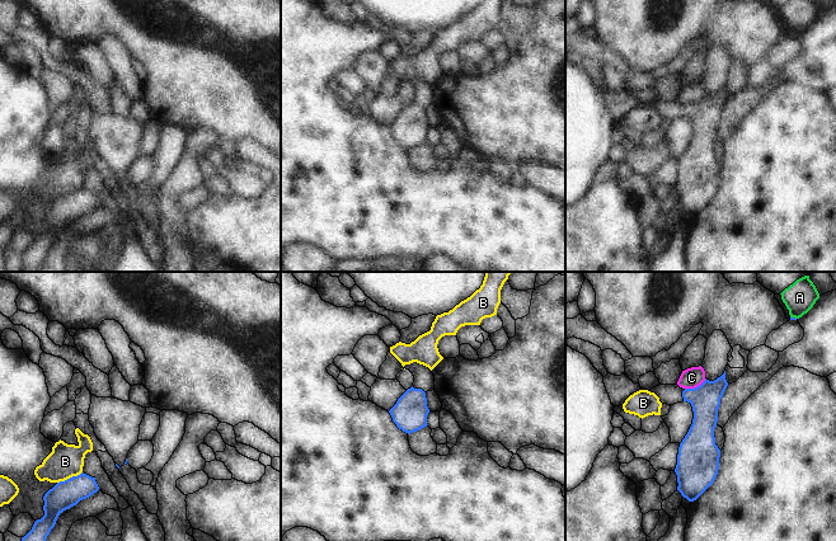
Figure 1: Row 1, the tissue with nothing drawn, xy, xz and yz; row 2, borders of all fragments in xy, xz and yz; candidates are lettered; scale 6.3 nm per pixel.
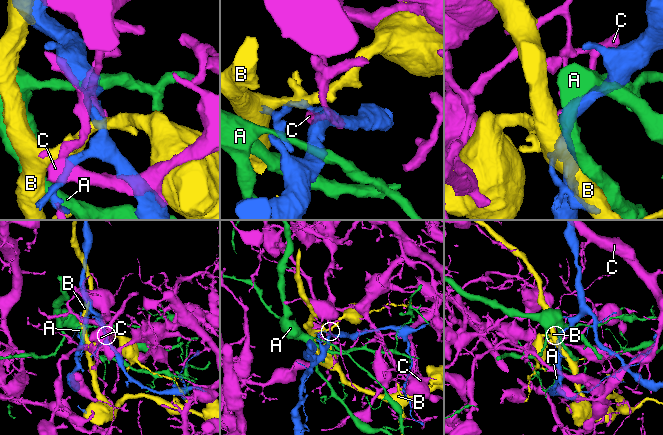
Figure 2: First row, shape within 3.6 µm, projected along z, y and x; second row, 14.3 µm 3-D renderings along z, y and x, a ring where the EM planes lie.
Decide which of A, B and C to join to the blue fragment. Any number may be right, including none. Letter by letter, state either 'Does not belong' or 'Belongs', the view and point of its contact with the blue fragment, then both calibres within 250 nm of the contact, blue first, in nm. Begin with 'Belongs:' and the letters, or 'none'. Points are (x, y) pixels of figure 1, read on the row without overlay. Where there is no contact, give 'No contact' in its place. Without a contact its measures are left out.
Belongs: none
A: Does not belong. Touches blue at yz (793, 33). Thickness 20 nm (blue) against 190 nm
B: Does not belong. Touches blue at xy (70, 193). Thickness 180 nm (blue) against 220 nm
C: Does not belong. Touches blue at yz (695, 103). Thickness 190 nm (blue) against 130 nm.

